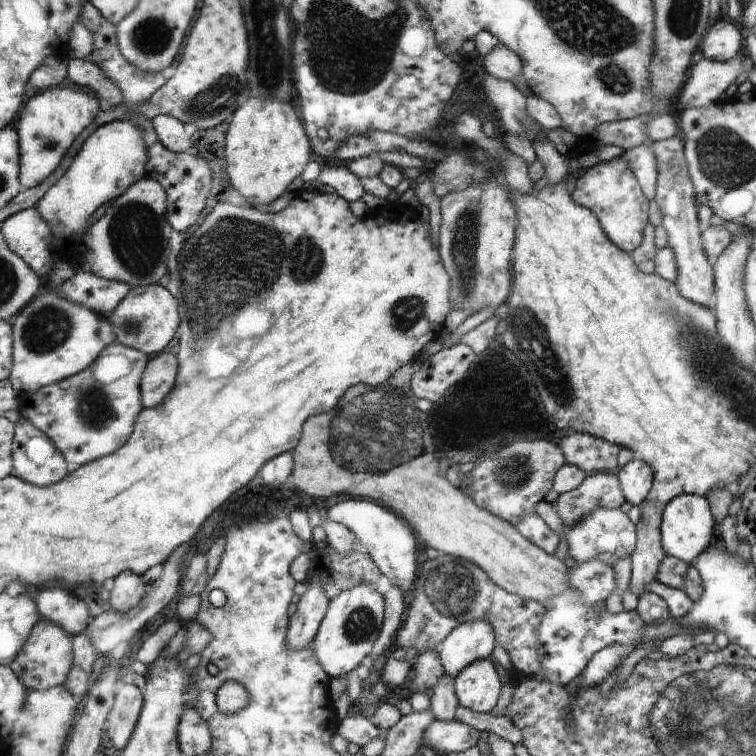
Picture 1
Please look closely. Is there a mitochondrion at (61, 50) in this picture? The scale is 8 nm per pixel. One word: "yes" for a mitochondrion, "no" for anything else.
no

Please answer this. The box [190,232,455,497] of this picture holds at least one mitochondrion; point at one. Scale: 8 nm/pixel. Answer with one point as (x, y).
(353, 443)

